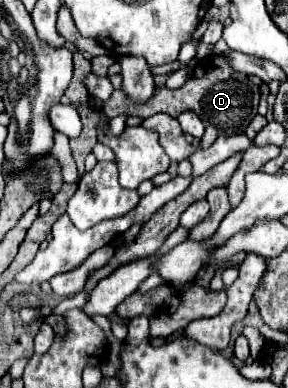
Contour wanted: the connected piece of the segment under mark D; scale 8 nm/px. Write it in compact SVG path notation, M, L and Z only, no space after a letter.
M210 55L196 63L192 77L176 91L170 91L167 87L157 87L150 101L140 103L138 109L134 109L134 101L124 93L124 91L114 91L104 103L104 113L108 119L120 115L120 113L130 113L130 115L140 115L140 117L150 117L154 113L167 113L172 117L177 117L182 111L194 111L204 127L206 135L200 141L200 147L210 147L216 137L220 135L234 135L234 133L244 133L252 117L258 113L258 101L260 101L260 91L258 85L254 85L246 73L234 71L228 57L224 55Z

